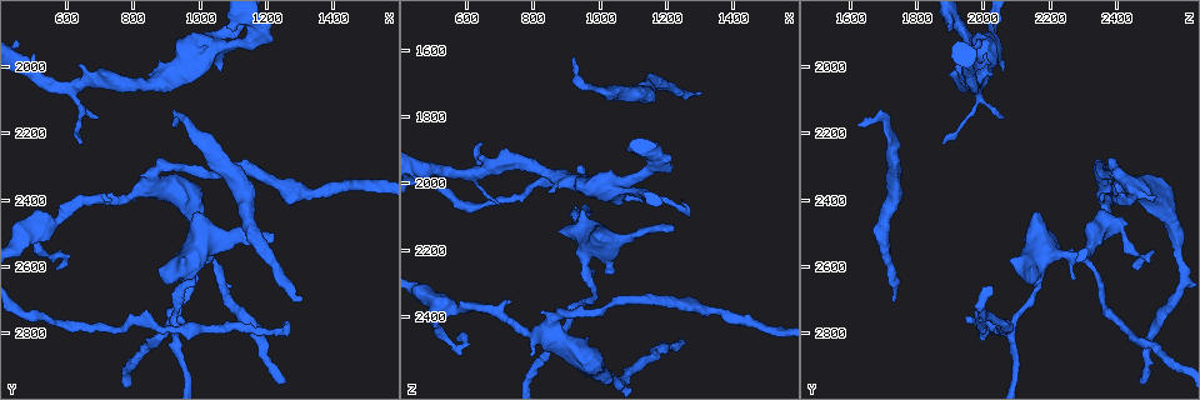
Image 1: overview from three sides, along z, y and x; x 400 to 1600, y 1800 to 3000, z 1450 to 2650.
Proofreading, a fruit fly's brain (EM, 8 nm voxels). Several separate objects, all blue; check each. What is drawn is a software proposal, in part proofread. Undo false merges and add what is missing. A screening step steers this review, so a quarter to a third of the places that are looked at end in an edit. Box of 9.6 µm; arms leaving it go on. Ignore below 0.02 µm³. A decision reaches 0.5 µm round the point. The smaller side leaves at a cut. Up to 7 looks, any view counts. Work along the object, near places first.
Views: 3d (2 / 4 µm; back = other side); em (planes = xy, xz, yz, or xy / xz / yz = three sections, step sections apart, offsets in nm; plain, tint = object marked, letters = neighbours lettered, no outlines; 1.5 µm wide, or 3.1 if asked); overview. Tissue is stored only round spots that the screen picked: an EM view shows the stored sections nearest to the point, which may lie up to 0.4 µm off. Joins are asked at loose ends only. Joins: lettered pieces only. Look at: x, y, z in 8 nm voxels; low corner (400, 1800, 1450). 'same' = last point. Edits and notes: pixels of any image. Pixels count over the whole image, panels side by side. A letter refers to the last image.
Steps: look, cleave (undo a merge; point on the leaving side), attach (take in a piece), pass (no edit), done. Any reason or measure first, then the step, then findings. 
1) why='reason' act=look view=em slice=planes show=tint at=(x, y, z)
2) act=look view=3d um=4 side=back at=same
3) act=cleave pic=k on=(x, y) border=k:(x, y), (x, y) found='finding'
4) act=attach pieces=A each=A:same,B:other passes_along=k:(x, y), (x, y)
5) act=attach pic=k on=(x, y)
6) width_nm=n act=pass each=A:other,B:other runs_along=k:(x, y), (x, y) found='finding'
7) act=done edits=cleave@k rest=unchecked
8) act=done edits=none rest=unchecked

why='stops while still wide' act=look view=em slice=xy step=8 show=letters at=(980, 2440, 2150)

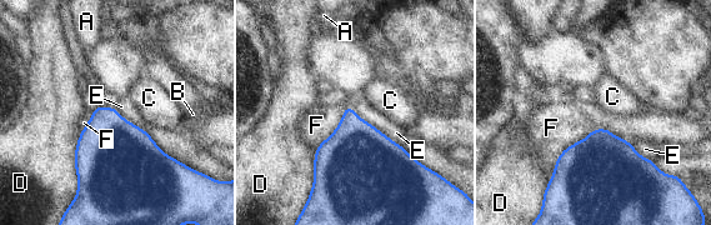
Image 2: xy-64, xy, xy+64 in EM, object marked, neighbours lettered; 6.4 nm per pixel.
why='another direction' act=look view=em slice=planes show=letters at=same

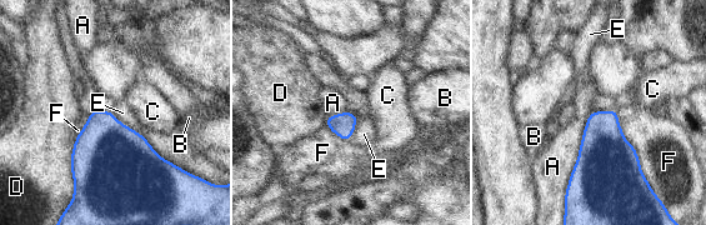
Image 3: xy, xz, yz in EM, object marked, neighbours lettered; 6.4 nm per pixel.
act=pass each=A:other,B:other,C:other,D:other,E:other,F:other border=3:(76, 135), (71, 150), (70, 199) found='none of them fits'

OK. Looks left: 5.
why='calibre changes' act=look view=3d um=4 side=back at=(940, 2680, 2150)

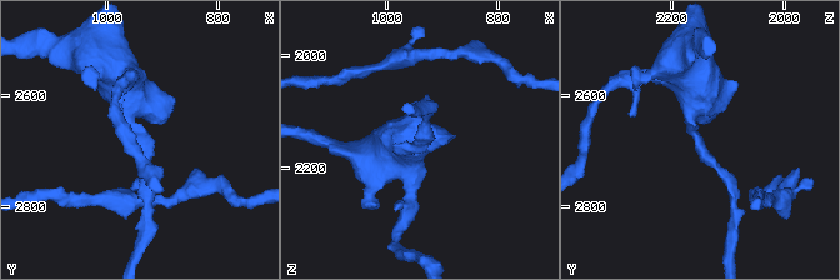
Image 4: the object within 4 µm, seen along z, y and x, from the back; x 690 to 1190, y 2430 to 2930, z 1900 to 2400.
act=look view=em slice=planes show=tint at=(935, 2680, 2155)

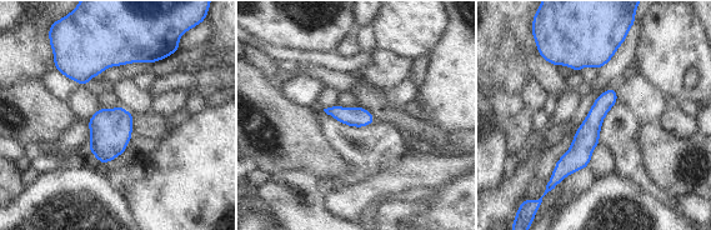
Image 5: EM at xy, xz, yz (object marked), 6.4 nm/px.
act=look view=em slice=planes show=letters at=same

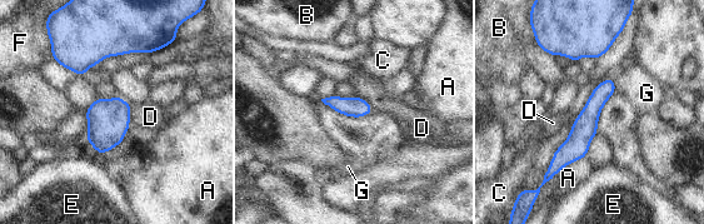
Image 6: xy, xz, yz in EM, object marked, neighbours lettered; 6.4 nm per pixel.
width_nm=140 act=pass each=A:other,B:other,C:other,D:other,E:other,F:other,G:other found='all the same neuron'

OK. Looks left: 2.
why='branch stops here' act=look view=em slice=xy step=8 show=letters at=(500, 1960, 2000)

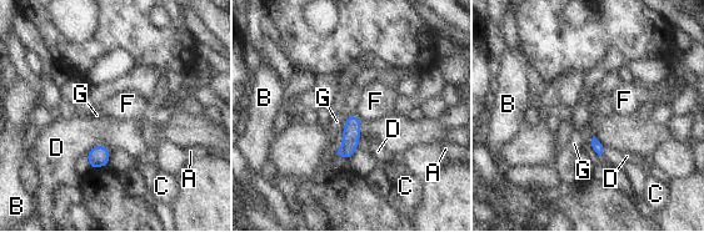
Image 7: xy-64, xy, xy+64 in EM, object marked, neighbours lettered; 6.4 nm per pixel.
act=pass each=A:other,B:other,C:other,D:other,F:other,G:other border=7:(353, 112), (362, 122) found='no lettered piece goes on from it'

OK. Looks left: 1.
act=done edits=none rest=unchecked

